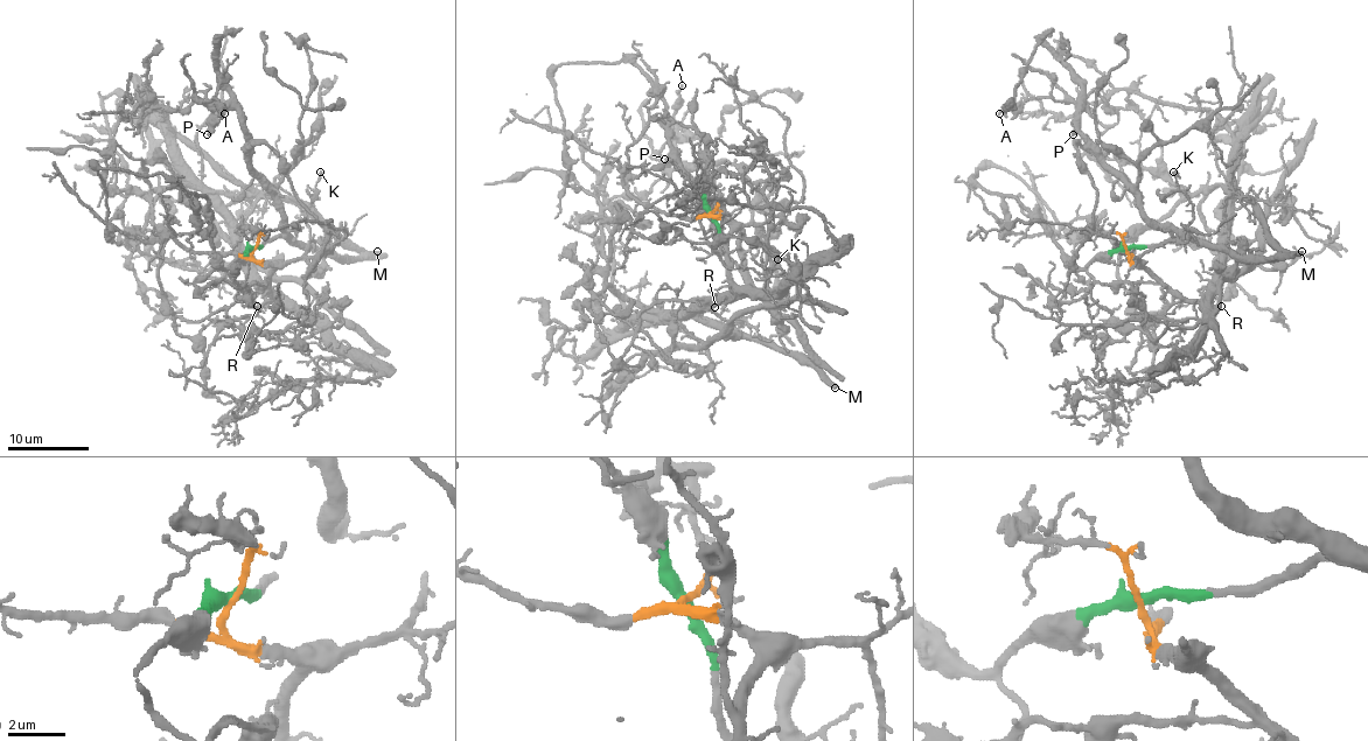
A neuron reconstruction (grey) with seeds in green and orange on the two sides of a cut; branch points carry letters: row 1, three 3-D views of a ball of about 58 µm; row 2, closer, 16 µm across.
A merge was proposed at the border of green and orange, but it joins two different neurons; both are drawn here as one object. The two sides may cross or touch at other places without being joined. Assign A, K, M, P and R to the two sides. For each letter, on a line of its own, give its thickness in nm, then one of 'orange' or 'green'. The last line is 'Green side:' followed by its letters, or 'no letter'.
A: calibre 140 nm; green
K: calibre 170 nm; orange
M: calibre 440 nm; green
P: calibre 400 nm; green
R: calibre 80 nm; orange
Green side: A, M, P

